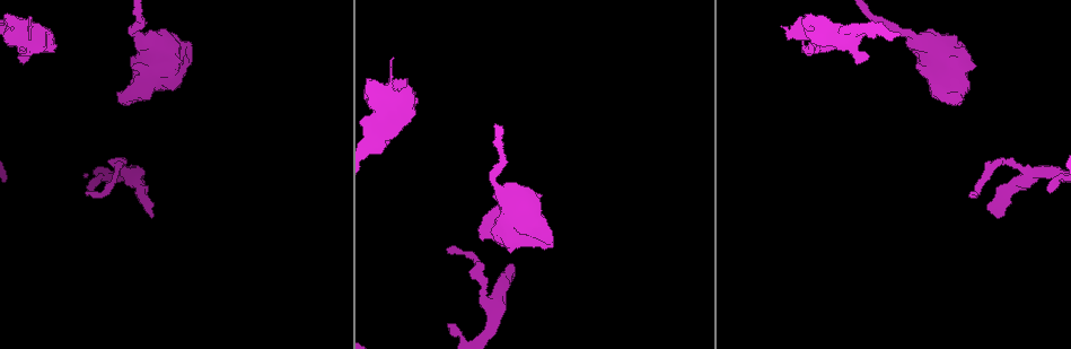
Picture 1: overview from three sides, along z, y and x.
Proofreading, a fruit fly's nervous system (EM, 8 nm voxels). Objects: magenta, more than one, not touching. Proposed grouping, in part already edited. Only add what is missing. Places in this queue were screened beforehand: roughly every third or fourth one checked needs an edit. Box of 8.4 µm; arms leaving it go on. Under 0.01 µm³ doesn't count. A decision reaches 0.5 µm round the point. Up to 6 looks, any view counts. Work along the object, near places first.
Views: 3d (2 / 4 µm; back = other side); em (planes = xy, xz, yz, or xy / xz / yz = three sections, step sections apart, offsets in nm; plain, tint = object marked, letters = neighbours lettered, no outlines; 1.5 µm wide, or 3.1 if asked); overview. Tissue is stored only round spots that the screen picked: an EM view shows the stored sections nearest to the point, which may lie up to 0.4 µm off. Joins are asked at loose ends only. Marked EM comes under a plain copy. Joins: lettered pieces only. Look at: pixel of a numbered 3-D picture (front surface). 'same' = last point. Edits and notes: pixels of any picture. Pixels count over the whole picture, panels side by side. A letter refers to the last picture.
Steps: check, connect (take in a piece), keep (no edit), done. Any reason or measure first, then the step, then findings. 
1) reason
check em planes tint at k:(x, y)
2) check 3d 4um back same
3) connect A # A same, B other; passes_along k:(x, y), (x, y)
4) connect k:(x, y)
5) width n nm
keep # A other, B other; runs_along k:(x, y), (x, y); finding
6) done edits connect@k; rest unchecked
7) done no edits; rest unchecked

check em planes letters at 1:(1003, 214)

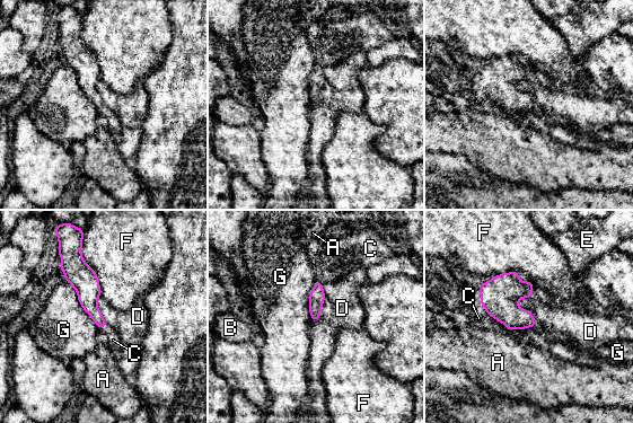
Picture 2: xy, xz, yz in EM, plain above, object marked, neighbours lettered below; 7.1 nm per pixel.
longest_contact G 420 nm
connect C # A other, B other, C same, D other, E other, F other, G other; it goes on there

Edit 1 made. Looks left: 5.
branch stops here
check em planes letters at 1:(448, 324)

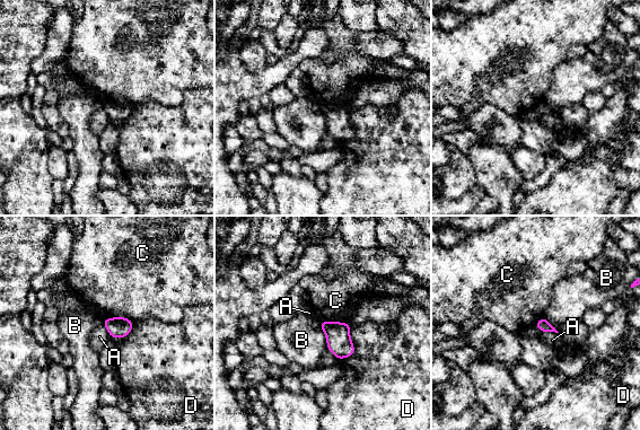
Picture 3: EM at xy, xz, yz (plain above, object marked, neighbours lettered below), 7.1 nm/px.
keep # A other, B other, C other, D other; border 3:(535, 325), (542, 331), (558, 333); no lettered piece goes on from it

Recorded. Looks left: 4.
branch stops here
check 3d 4um at 1:(833, 49)

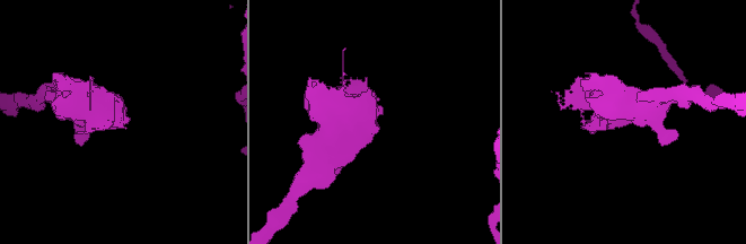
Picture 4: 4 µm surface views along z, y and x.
check em planes tint at 4:(122, 125)

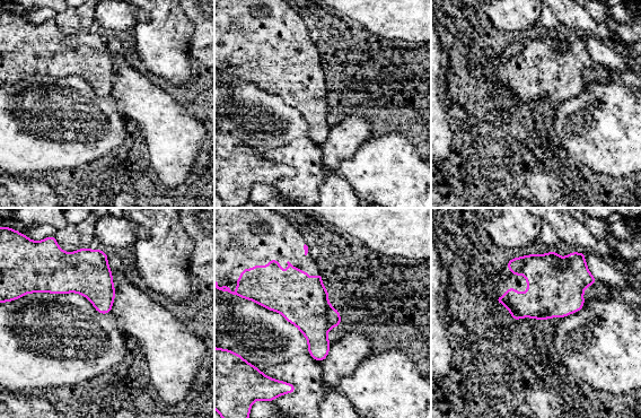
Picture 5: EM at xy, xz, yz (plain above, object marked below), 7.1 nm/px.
check em planes letters same

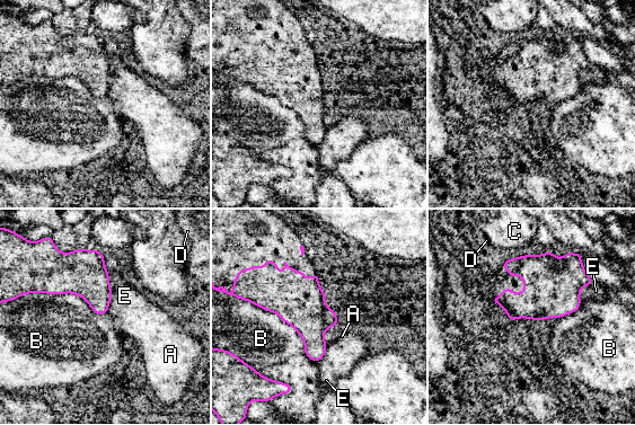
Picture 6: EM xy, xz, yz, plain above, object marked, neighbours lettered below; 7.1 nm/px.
width 300 nm
keep # A other, B other, C other, D other, E other; border 6:(245, 299), (288, 322), (315, 362); none of them fits

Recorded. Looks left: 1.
done edits connect@2; rest unchecked

